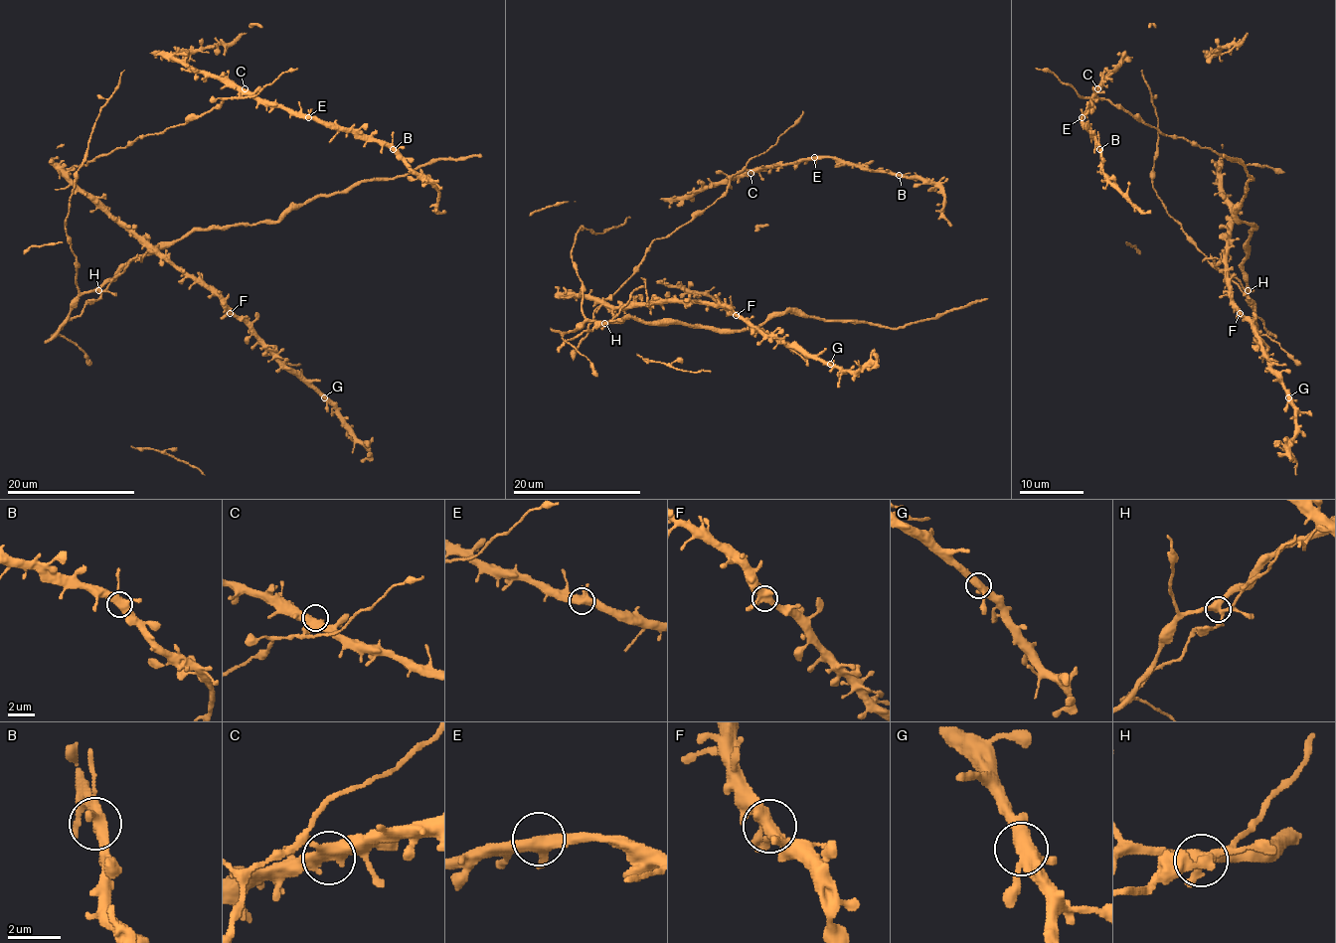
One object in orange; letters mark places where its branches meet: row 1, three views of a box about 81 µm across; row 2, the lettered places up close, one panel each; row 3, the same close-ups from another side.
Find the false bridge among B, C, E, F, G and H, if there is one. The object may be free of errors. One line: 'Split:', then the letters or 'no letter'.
Split: H

